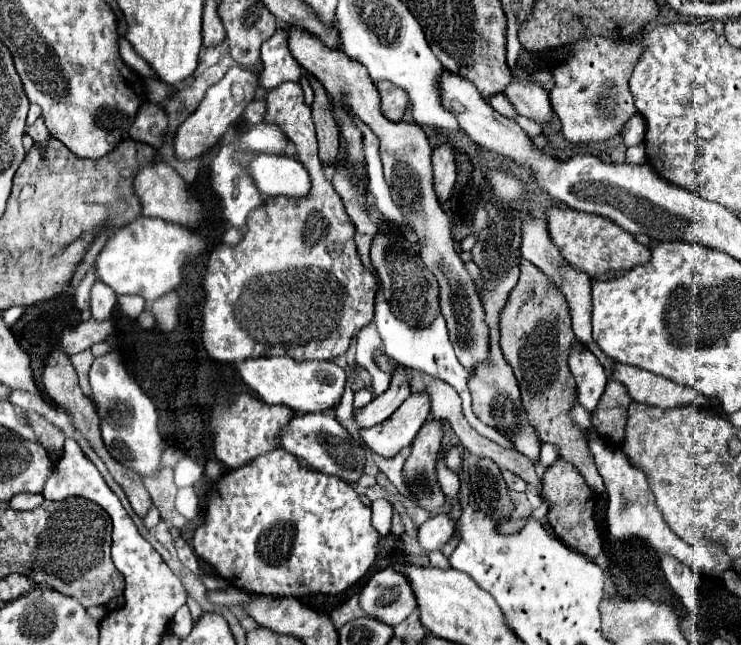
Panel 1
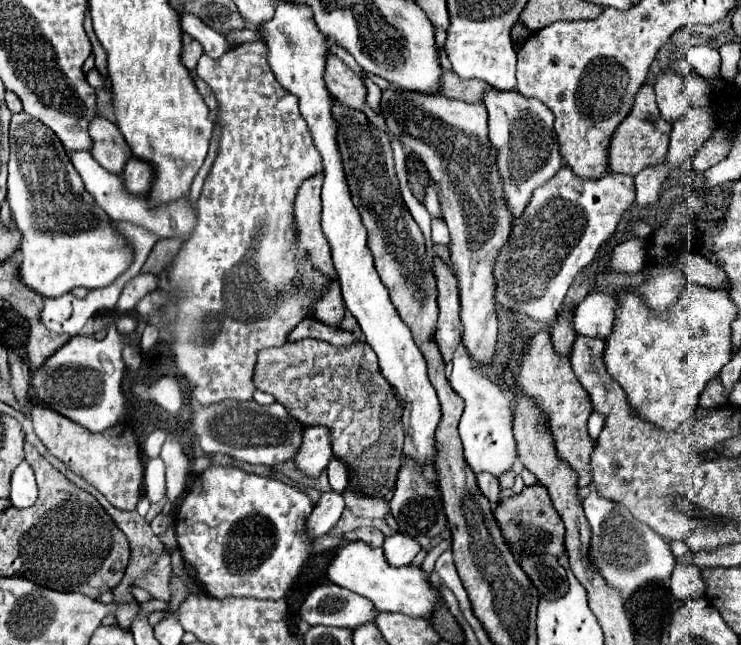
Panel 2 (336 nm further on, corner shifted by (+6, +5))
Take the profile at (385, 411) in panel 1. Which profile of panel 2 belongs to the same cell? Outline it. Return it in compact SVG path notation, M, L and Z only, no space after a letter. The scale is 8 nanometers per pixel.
M309 426L303 434L301 450L295 458L297 468L307 476L319 476L331 460L331 432L323 426Z

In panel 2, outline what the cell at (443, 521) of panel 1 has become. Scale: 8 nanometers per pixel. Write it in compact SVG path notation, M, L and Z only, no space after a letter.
M395 532L395 534L387 536L385 544L383 544L385 558L393 566L411 564L411 560L419 554L419 550L421 550L421 544L415 538L407 536L407 534L401 534L401 532Z

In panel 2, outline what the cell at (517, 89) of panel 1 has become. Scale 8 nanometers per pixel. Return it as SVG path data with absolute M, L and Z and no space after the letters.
M487 88L487 92L483 92L483 102L489 112L489 140L497 148L497 166L503 176L505 198L513 216L519 218L527 200L531 200L531 192L535 192L539 184L551 180L551 176L563 166L557 132L553 128L553 112L545 108L541 100L497 88Z

